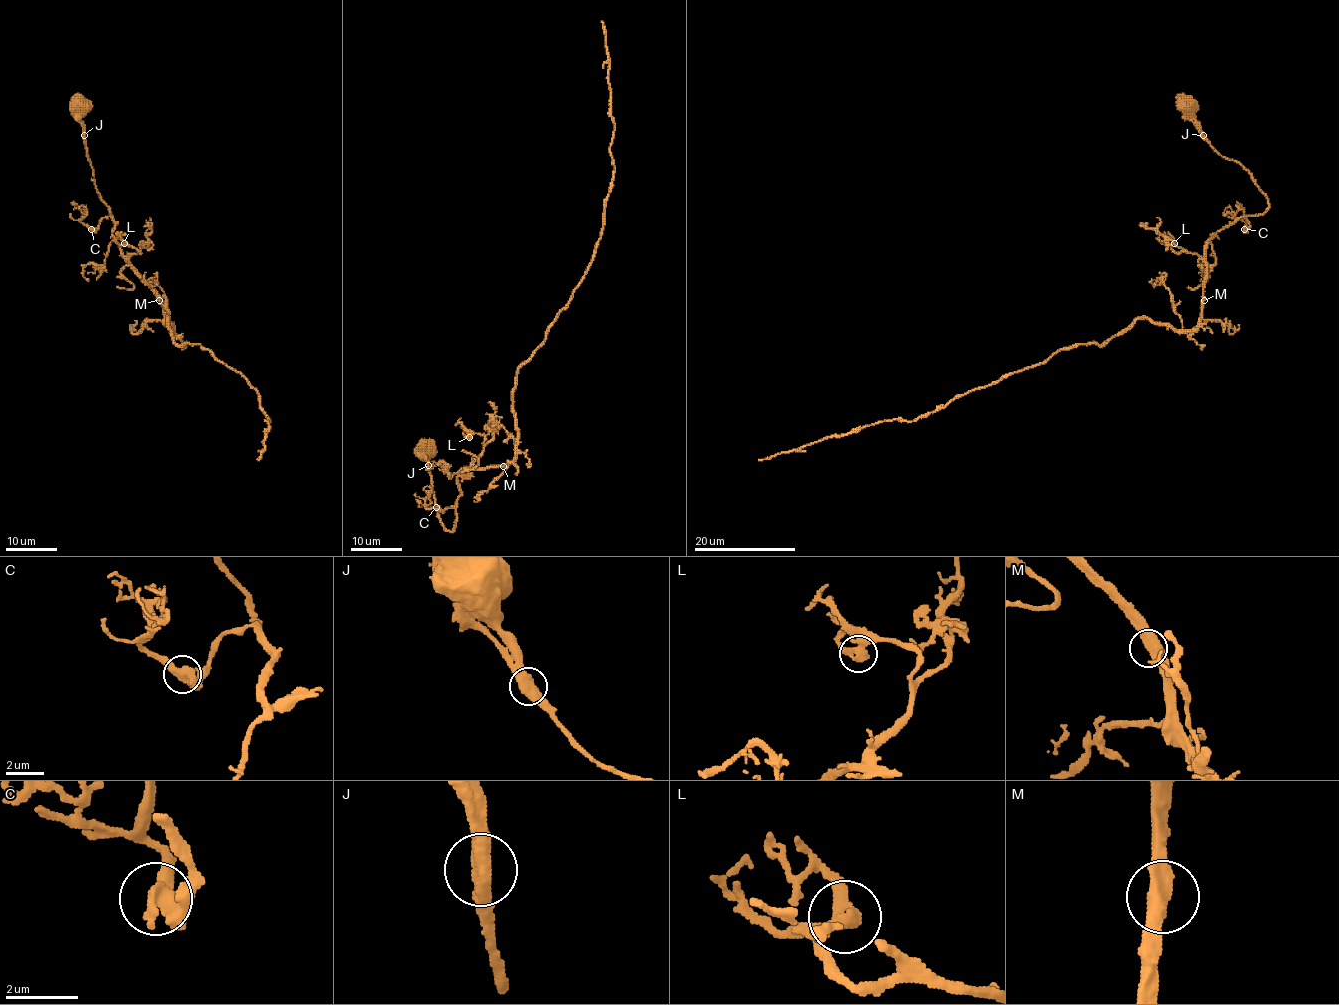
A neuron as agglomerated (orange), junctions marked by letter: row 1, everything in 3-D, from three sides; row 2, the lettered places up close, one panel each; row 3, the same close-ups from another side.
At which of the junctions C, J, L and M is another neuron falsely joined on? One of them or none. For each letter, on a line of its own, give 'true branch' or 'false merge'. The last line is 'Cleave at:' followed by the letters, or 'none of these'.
C: true branch
J: false merge
L: true branch
M: true branch
Cleave at: J

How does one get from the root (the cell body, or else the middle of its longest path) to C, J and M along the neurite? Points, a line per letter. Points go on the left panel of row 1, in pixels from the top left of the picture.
C: (80, 107), (84, 142), (95, 187), (111, 215), (105, 216), (94, 230), (91, 229)
J: (80, 107), (84, 135)
M: (80, 107), (84, 142), (95, 187), (115, 222), (113, 238), (124, 261), (159, 300)

